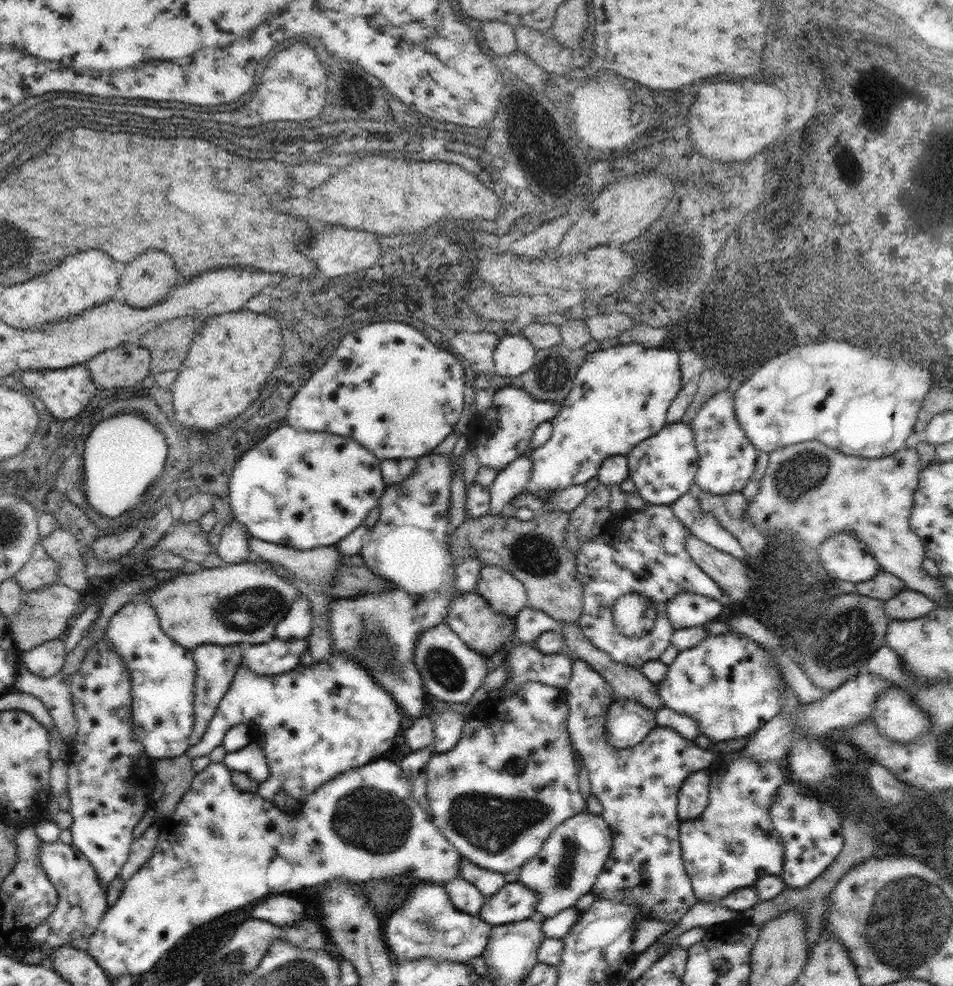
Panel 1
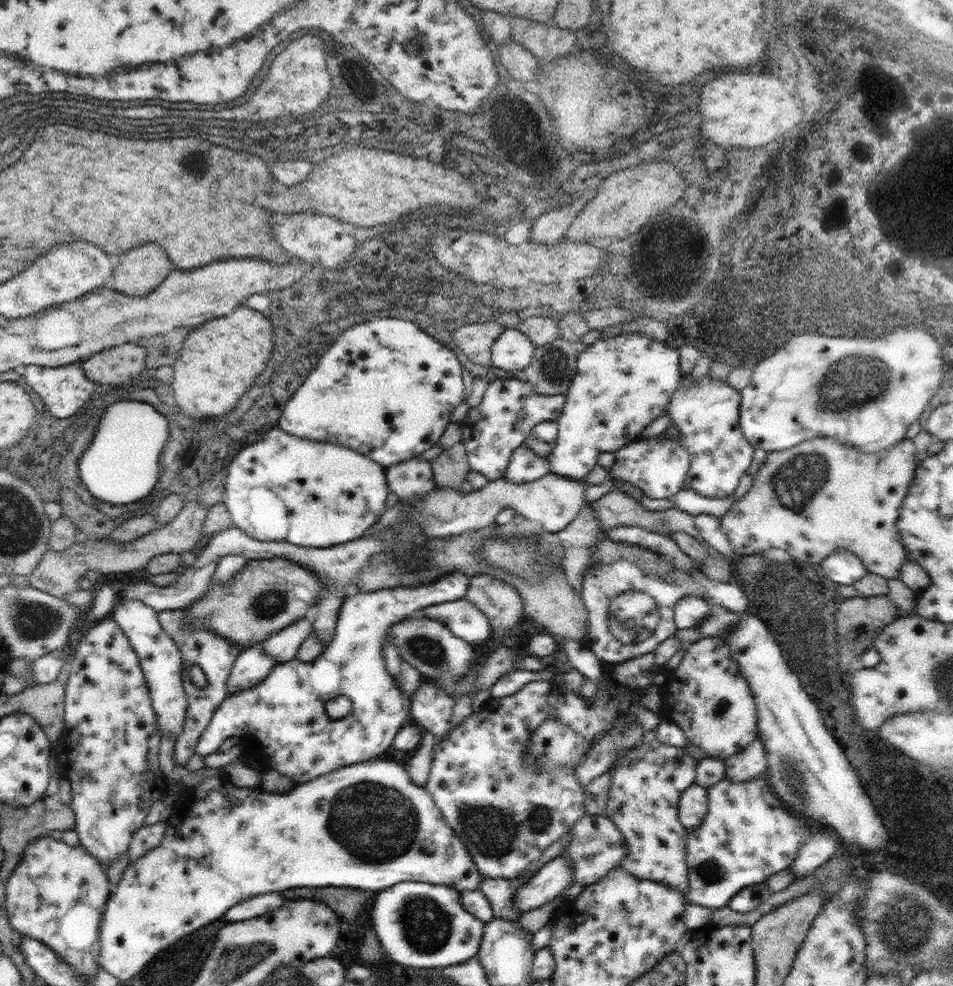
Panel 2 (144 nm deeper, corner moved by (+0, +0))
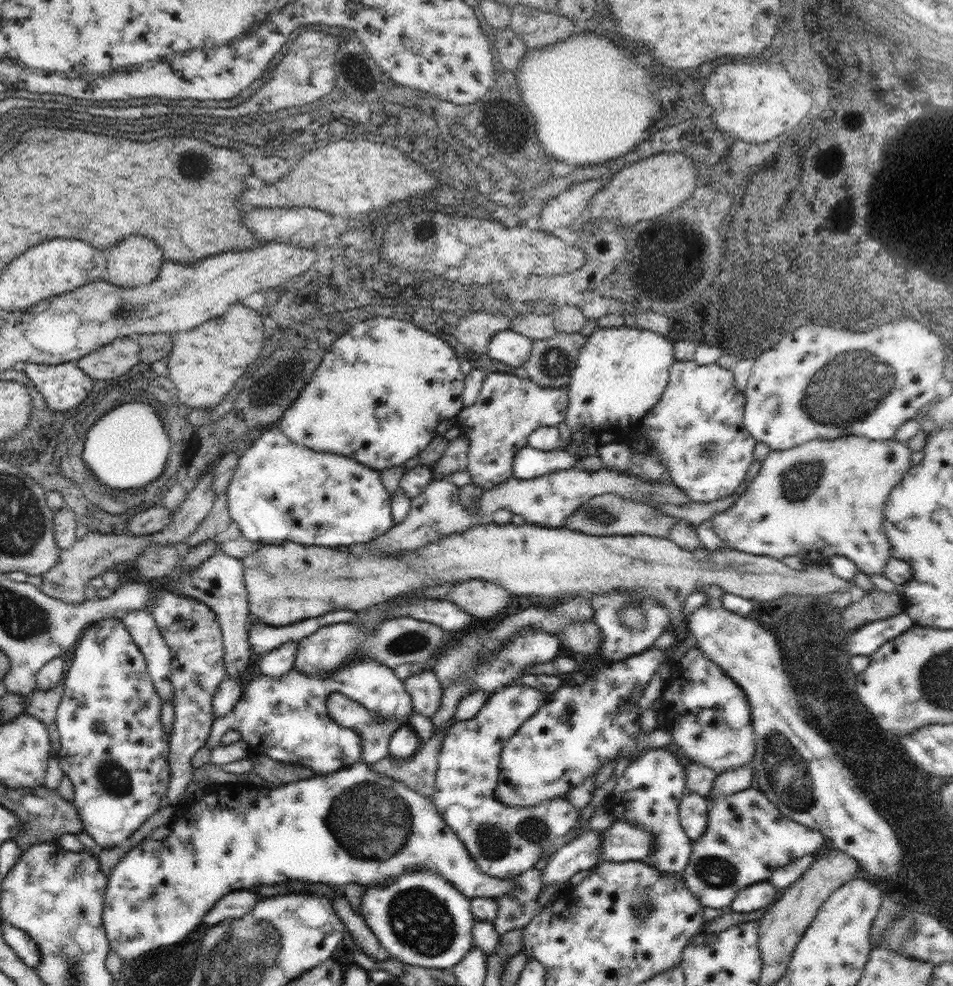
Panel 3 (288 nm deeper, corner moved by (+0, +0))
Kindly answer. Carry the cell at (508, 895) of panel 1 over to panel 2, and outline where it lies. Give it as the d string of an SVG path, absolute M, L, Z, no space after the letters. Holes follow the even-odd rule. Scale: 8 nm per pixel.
M553 858L547 864L543 864L531 878L529 882L525 880L513 894L513 910L523 912L535 910L555 896L561 896L563 890L569 888L573 880L573 872L567 866L565 858Z

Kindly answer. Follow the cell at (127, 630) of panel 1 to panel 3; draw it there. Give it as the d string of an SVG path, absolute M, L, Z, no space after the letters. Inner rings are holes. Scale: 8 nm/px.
M131 610L123 618L125 628L131 634L131 640L139 648L139 652L145 658L147 672L151 678L151 684L155 688L155 694L159 696L161 704L171 704L173 706L173 688L171 688L171 652L169 646L165 644L157 622L153 620L151 612L145 610Z

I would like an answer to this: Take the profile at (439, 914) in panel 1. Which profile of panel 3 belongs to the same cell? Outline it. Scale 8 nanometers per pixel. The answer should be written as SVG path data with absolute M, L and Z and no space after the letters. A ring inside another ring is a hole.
M403 872L399 880L387 886L369 886L361 898L361 914L365 924L371 928L381 948L385 948L391 960L399 960L403 964L415 964L433 970L445 970L463 960L473 948L473 922L475 916L471 912L471 900L465 898L455 886L437 876L435 872Z

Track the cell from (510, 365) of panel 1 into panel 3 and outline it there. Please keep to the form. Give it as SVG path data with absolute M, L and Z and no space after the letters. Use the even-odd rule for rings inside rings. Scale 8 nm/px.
M503 330L491 338L487 360L491 358L491 360L497 360L499 364L517 368L529 360L531 348L533 348L533 342L527 336L513 330Z

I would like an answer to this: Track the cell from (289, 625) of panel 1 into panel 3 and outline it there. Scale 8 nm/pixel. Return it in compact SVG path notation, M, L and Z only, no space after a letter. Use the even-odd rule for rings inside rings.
M289 640L289 642L281 644L279 648L273 648L269 652L259 654L255 666L261 676L277 678L295 666L295 656L297 656L297 642Z

